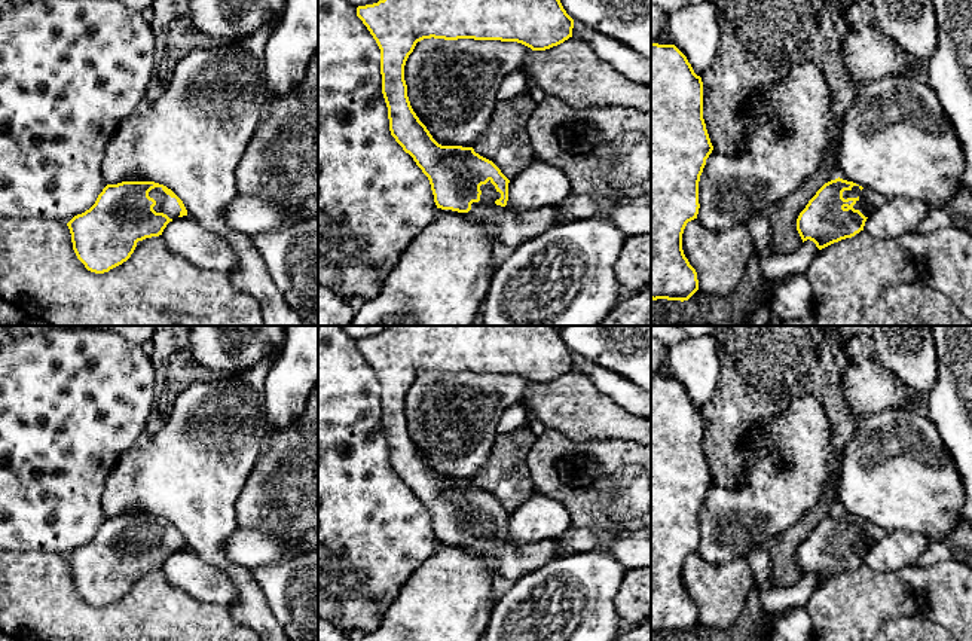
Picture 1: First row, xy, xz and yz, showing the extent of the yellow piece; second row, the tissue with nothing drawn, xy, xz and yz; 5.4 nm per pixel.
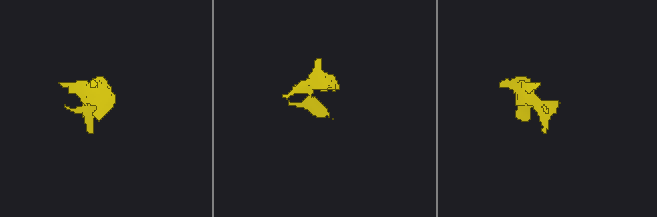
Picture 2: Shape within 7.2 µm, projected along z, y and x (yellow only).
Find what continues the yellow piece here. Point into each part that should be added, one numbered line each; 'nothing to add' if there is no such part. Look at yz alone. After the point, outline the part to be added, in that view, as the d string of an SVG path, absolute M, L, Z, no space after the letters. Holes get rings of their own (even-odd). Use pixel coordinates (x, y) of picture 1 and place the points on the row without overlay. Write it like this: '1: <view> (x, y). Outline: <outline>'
1: yz (870, 533). Outline: M859 519L844 524L843 531L856 531L858 534L853 541L859 543L865 550L868 550L884 534L884 529L878 525L866 521L861 524Z

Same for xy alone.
1: xy (165, 537). Outline: M155 521L149 525L149 529L153 531L156 534L156 538L153 540L153 543L156 546L163 546L166 547L169 552L177 552L180 549L180 538L177 535L175 531L171 531L169 528L166 528L162 521Z

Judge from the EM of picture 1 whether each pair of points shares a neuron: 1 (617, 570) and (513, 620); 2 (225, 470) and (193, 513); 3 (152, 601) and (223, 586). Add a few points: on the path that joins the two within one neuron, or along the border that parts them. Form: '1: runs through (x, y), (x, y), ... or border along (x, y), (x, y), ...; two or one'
1: runs through (592, 580), (550, 620), (538, 620); one
2: runs through (214, 481), (199, 495), (199, 503); one
3: border along (162, 571), (173, 585), (195, 598), (223, 603); two

